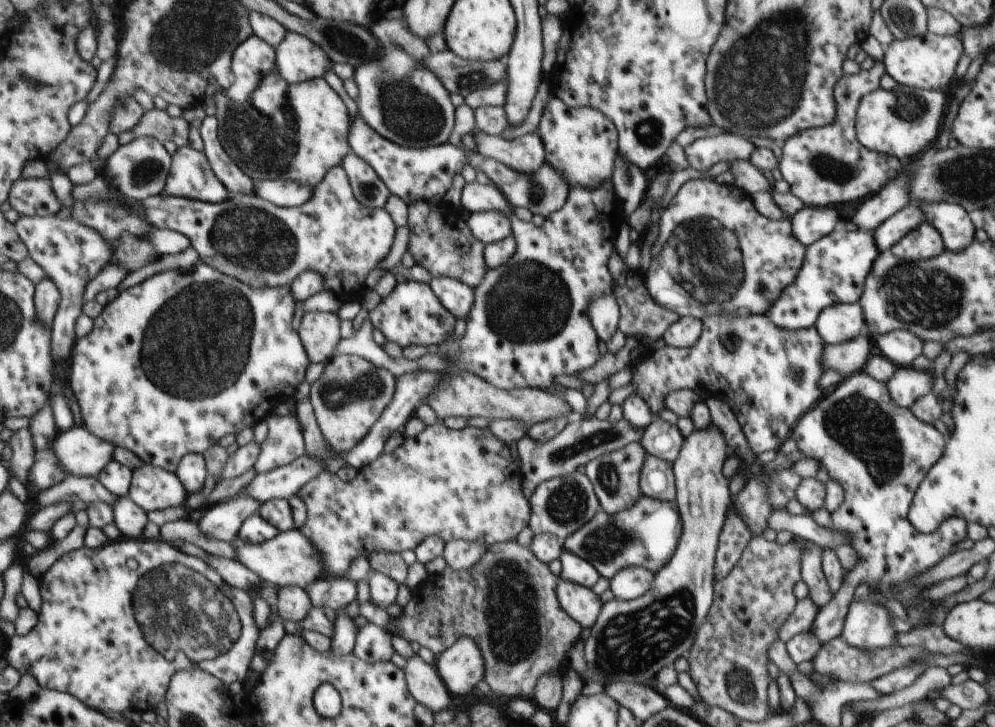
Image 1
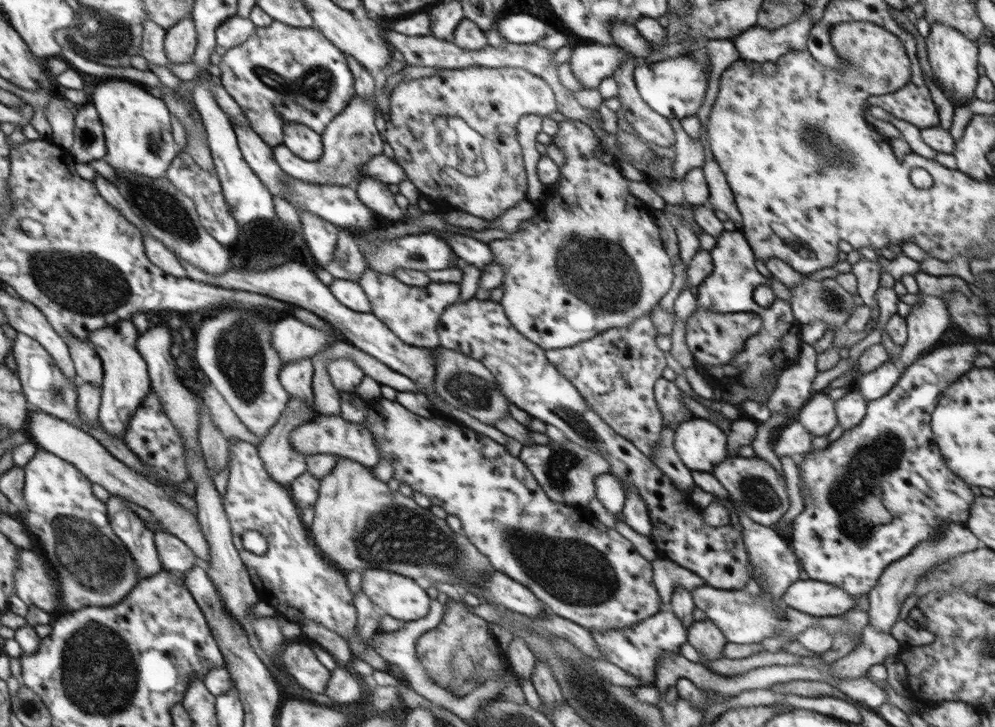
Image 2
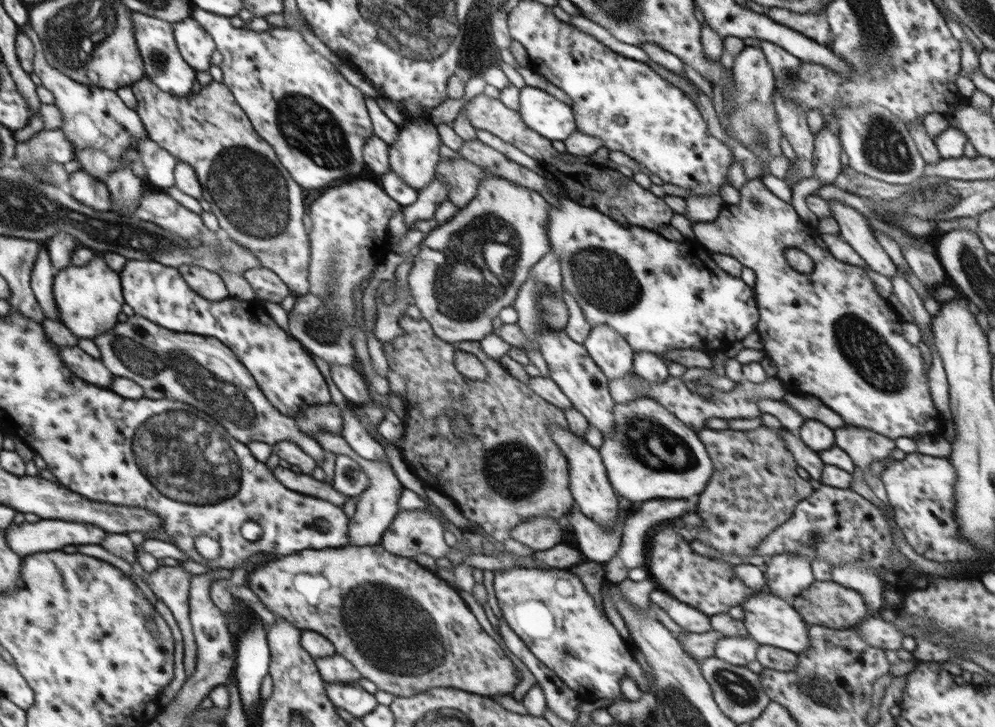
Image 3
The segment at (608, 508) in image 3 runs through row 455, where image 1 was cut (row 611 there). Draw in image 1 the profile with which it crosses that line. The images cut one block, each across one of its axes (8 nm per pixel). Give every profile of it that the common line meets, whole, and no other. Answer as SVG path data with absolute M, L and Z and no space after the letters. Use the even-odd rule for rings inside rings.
M562 579L556 584L556 596L562 610L585 629L597 622L604 604L592 589Z

